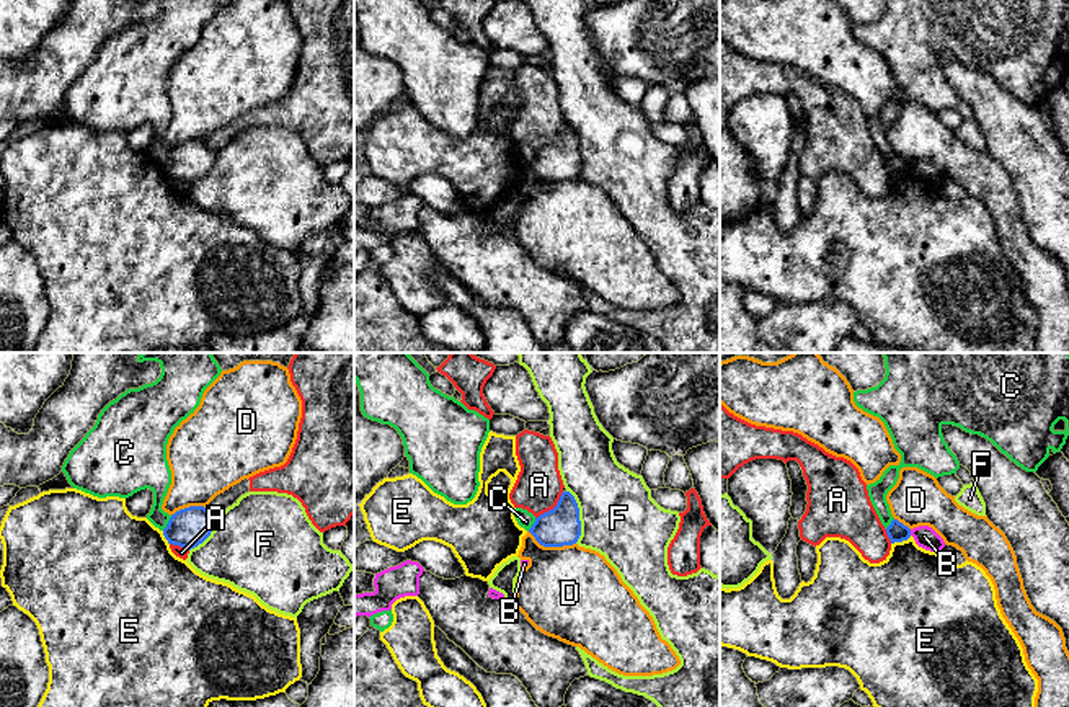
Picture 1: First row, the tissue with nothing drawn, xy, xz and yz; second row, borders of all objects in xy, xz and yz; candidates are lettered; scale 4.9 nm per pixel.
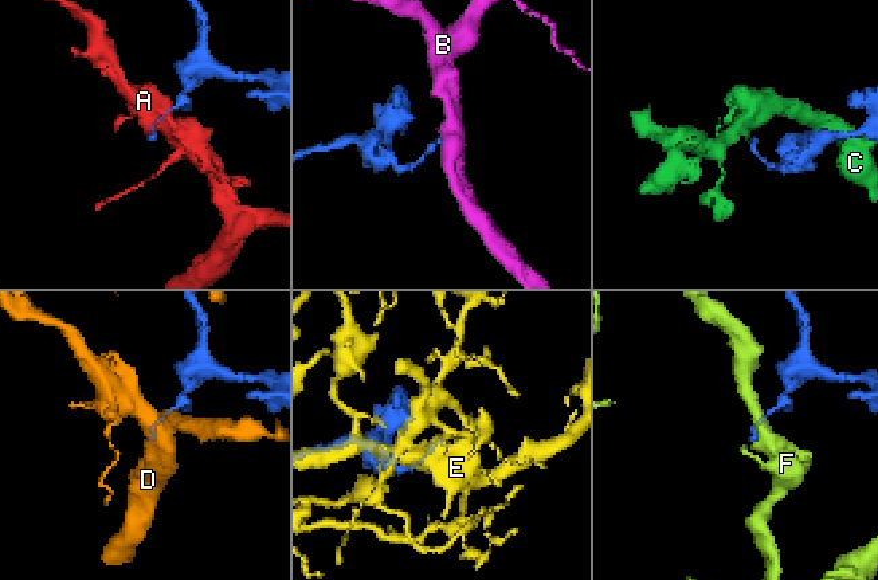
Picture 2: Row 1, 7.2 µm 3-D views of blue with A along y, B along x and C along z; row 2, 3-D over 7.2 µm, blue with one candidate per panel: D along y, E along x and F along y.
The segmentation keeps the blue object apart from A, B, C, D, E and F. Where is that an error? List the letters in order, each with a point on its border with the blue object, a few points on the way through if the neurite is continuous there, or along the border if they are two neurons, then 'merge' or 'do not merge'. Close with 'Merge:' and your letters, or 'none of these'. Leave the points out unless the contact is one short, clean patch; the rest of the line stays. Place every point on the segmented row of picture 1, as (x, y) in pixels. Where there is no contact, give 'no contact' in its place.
A: meets blue in xz at (554, 508); border along xz (563, 492), (552, 508), (536, 518); do not merge
B: meets blue in yz at (909, 533); border along yz (909, 529), (911, 534); do not merge
C: meets blue in xy at (168, 523); border along xy (172, 516), (162, 529); do not merge
D: meets blue in xz at (552, 546); border along xz (527, 531), (544, 546), (575, 544); do not merge
E: meets blue in yz at (901, 541); do not merge
F: meets blue in xz at (578, 516); do not merge
Merge: none of these

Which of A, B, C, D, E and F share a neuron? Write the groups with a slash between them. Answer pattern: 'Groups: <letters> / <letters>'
Groups: A / B / C / D / E / F

